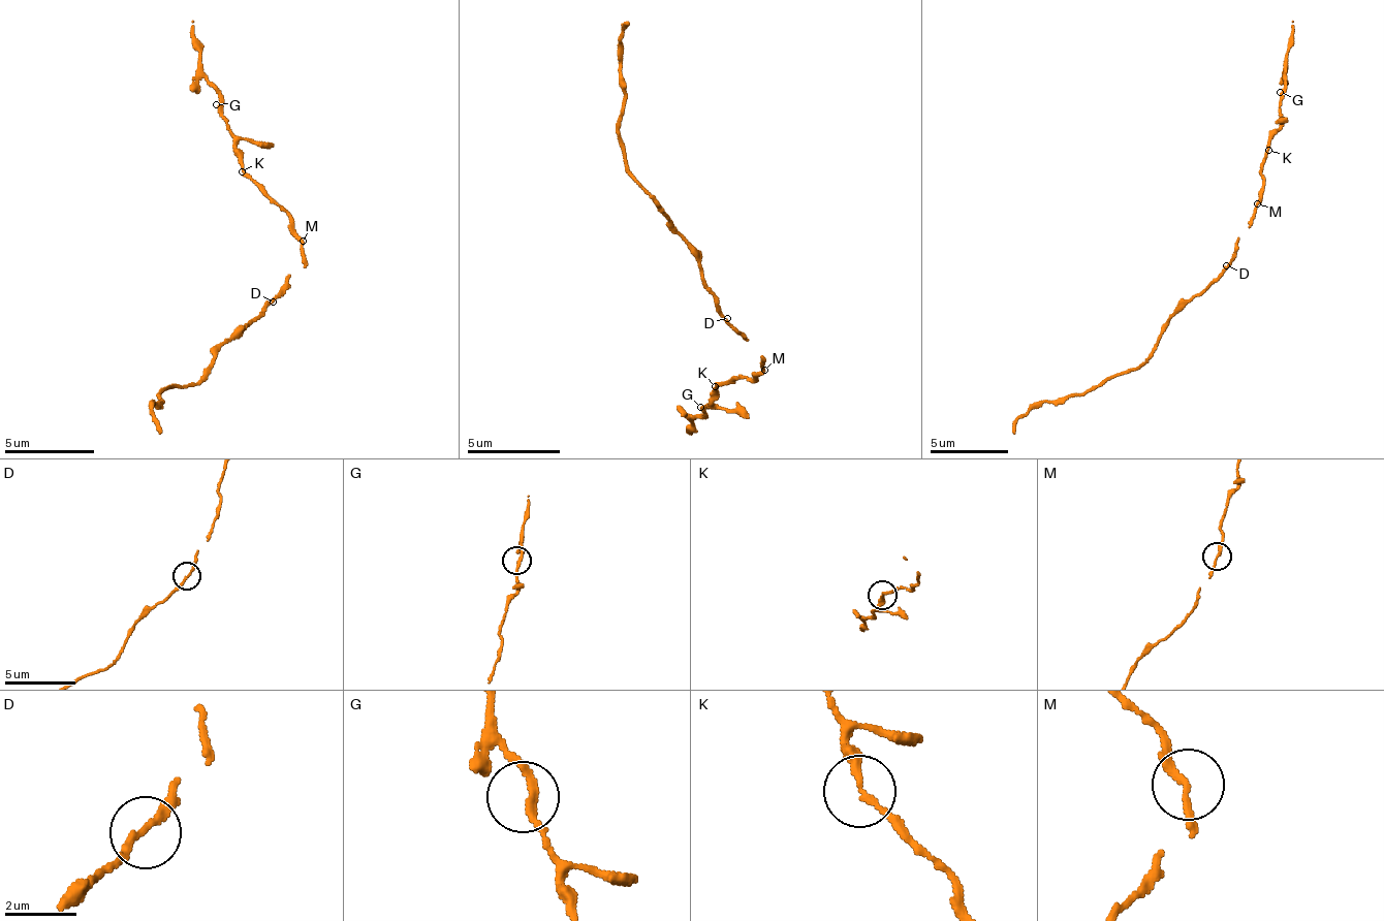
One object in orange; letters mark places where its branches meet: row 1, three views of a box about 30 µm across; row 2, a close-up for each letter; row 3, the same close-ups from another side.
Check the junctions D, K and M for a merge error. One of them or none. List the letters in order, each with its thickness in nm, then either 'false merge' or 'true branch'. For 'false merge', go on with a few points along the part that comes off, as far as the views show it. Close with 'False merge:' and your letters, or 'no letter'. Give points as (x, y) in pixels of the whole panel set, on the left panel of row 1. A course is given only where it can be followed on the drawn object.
D: calibre 170 nm; true branch
K: calibre 170 nm; true branch
M: calibre 190 nm; true branch
False merge: no letter

